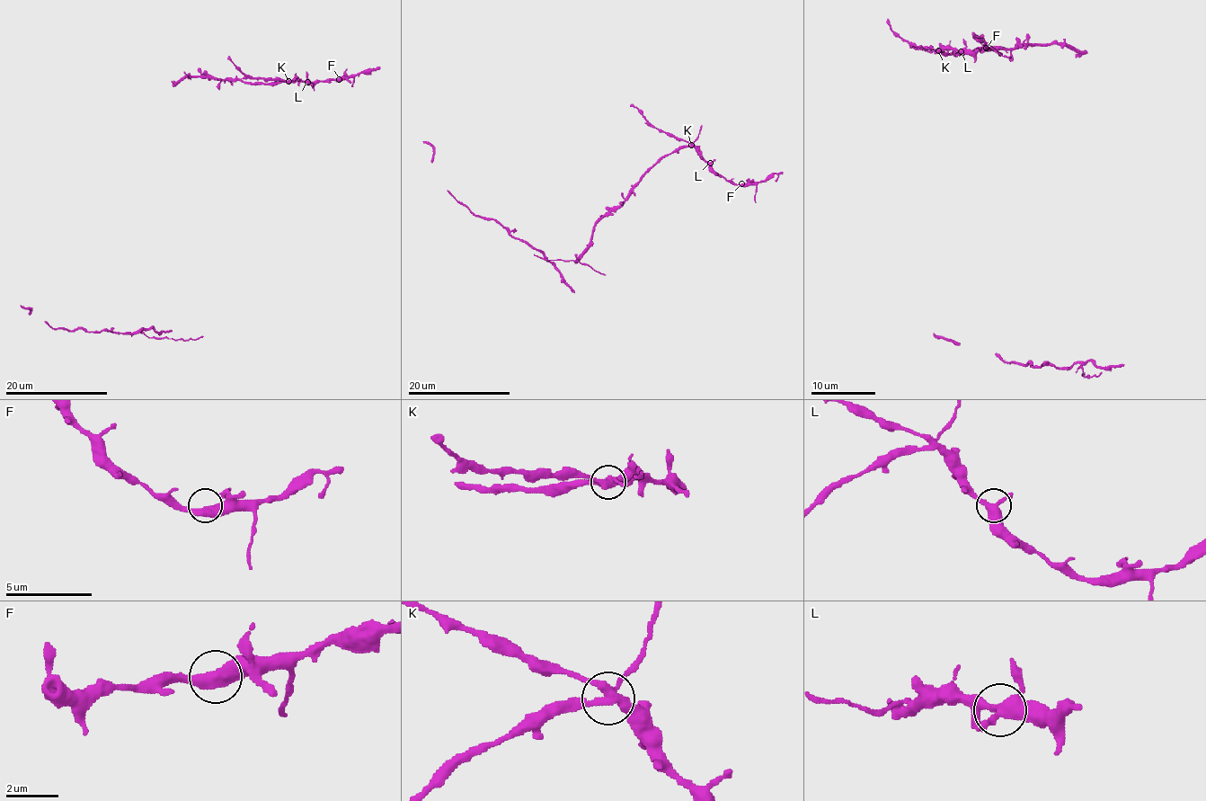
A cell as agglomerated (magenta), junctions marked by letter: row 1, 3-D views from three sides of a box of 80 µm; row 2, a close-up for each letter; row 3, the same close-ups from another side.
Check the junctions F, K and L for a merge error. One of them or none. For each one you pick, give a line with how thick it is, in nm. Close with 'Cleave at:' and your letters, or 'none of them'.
K: Thickness 360 nm
Cleave at: K

